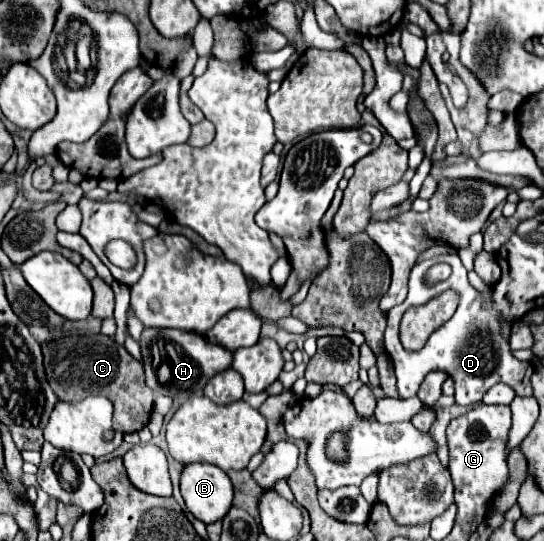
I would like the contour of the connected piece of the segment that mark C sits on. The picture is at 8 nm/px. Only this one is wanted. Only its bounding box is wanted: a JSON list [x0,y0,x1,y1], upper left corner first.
[40,334,154,434]

